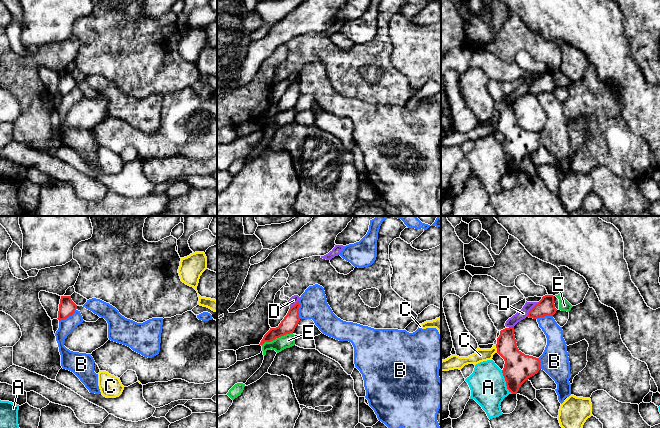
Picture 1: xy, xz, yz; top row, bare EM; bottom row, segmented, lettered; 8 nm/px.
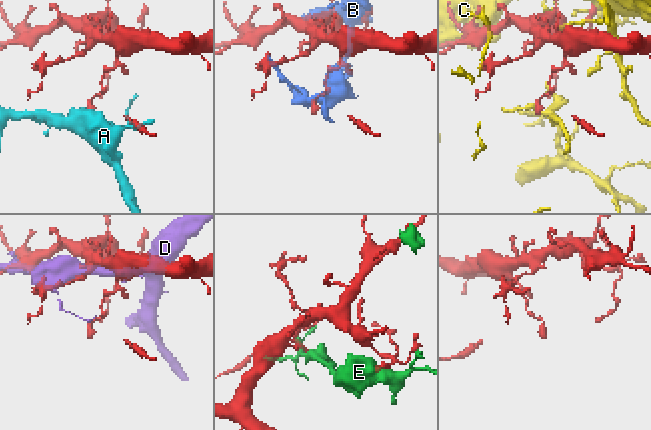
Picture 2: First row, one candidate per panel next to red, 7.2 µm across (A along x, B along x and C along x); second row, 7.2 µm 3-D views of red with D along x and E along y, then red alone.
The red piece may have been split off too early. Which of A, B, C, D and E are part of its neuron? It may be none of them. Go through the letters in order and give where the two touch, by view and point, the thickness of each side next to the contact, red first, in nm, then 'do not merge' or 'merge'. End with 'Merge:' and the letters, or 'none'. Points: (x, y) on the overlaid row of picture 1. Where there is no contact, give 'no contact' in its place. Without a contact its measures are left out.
A: meets red in yz at (506, 382); 240 nm thick on the red side, 280 nm on the other; do not merge
B: meets red in xy at (67, 317); 130 nm thick on the red side, 120 nm on the other; do not merge
C: meets red in yz at (497, 349); 240 nm thick on the red side, 100 nm on the other; do not merge
D: meets red in yz at (531, 309); 140 nm thick on the red side, 80 nm on the other; do not merge
E: meets red in xz at (276, 337); 120 nm thick on the red side, 110 nm on the other; do not merge
Merge: none

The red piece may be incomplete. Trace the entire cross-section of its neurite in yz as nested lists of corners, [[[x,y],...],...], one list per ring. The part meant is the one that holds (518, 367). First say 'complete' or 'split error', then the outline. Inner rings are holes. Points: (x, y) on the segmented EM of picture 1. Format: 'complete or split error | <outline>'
complete | [[[514,327],[500,331],[497,338],[497,353],[504,359],[502,370],[509,392],[517,394],[521,385],[541,369],[539,358],[525,355],[516,343]]]

